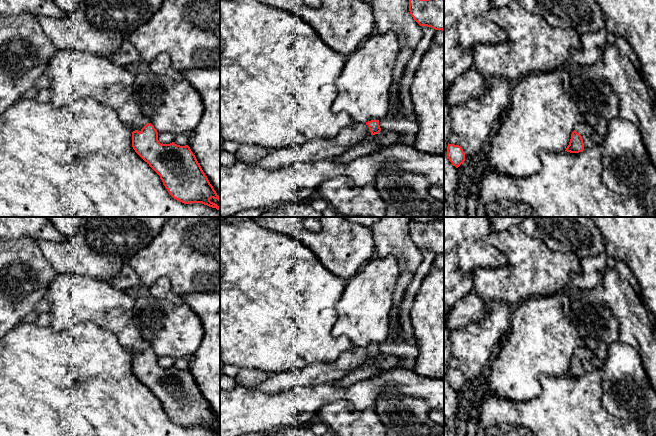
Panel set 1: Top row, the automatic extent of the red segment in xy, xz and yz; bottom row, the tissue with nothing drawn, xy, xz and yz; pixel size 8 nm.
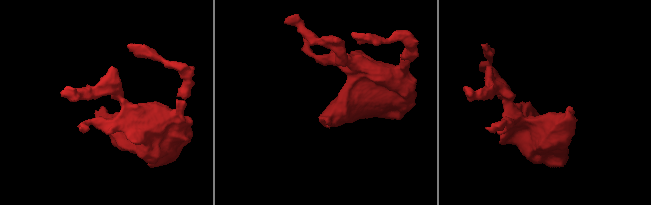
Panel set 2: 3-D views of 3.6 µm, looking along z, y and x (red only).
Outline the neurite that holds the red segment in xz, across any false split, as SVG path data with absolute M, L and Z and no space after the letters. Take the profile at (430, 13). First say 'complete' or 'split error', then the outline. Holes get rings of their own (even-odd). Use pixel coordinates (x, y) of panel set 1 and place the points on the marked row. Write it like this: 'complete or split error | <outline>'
complete | M409 0L409 11L420 26L444 31L444 0Z

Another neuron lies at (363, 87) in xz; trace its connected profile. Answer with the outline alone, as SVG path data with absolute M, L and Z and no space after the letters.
M374 31L361 43L359 49L348 57L335 83L338 92L332 104L332 110L347 112L356 124L383 119L389 109L389 89L399 50L400 43L395 32Z

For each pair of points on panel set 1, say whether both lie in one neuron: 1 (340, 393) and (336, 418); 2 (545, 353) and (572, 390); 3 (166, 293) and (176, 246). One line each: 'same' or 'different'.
1: different
2: different
3: different

